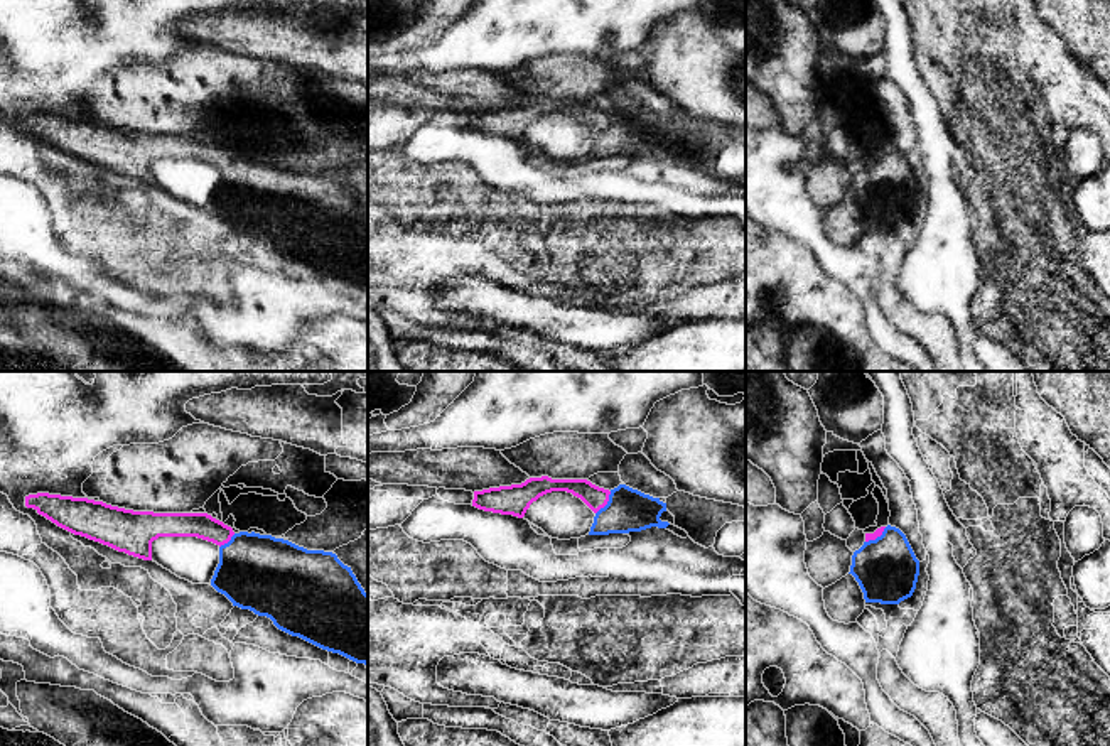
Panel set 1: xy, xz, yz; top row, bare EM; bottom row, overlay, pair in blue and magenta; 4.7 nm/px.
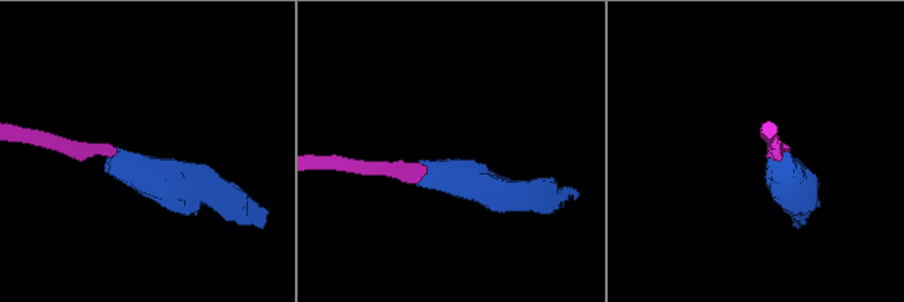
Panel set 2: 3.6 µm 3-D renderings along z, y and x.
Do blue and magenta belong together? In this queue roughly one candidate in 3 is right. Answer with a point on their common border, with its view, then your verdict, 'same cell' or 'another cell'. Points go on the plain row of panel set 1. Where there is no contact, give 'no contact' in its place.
contact xz (608, 125); same cell

